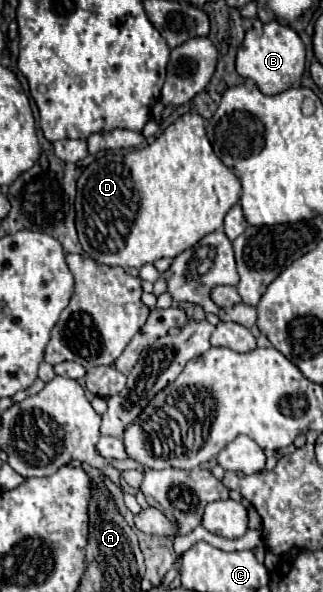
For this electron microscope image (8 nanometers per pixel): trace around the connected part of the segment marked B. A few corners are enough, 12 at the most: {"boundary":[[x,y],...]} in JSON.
{"boundary":[[278,21],[250,29],[236,71],[264,95],[298,85],[302,39]]}

